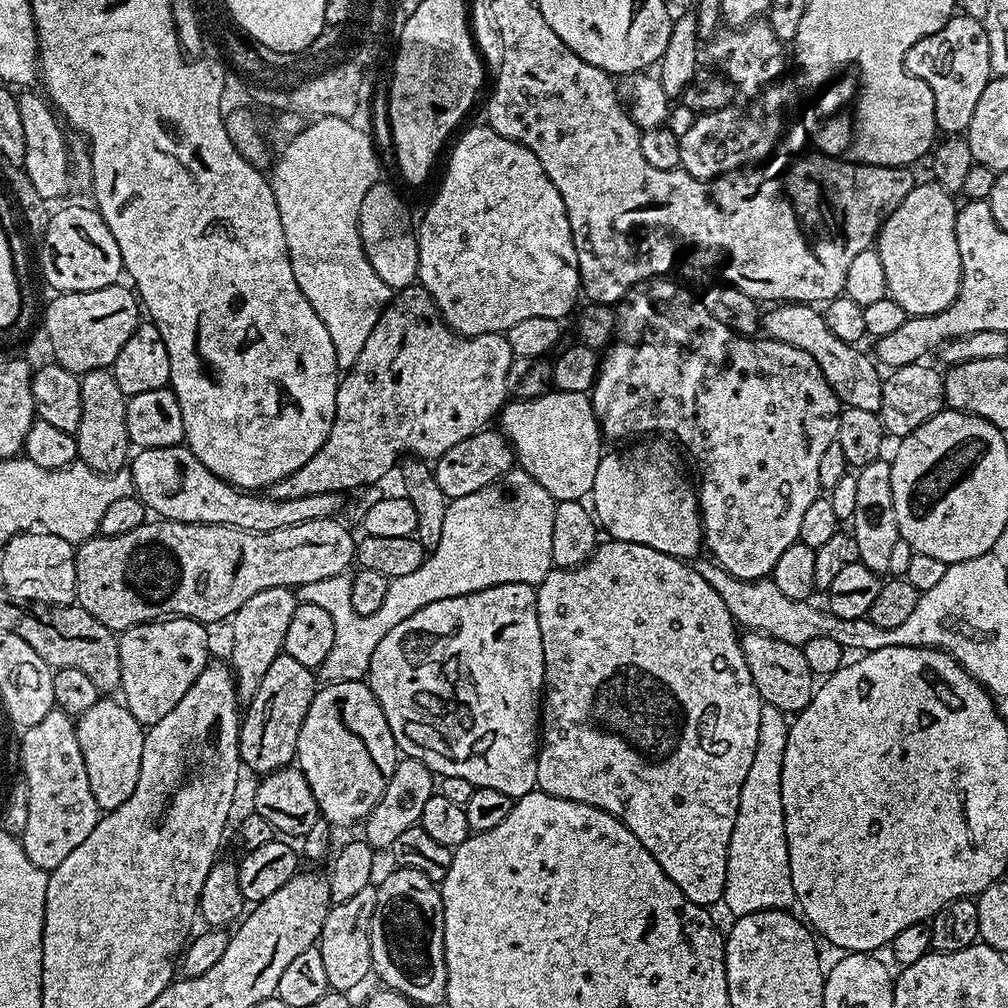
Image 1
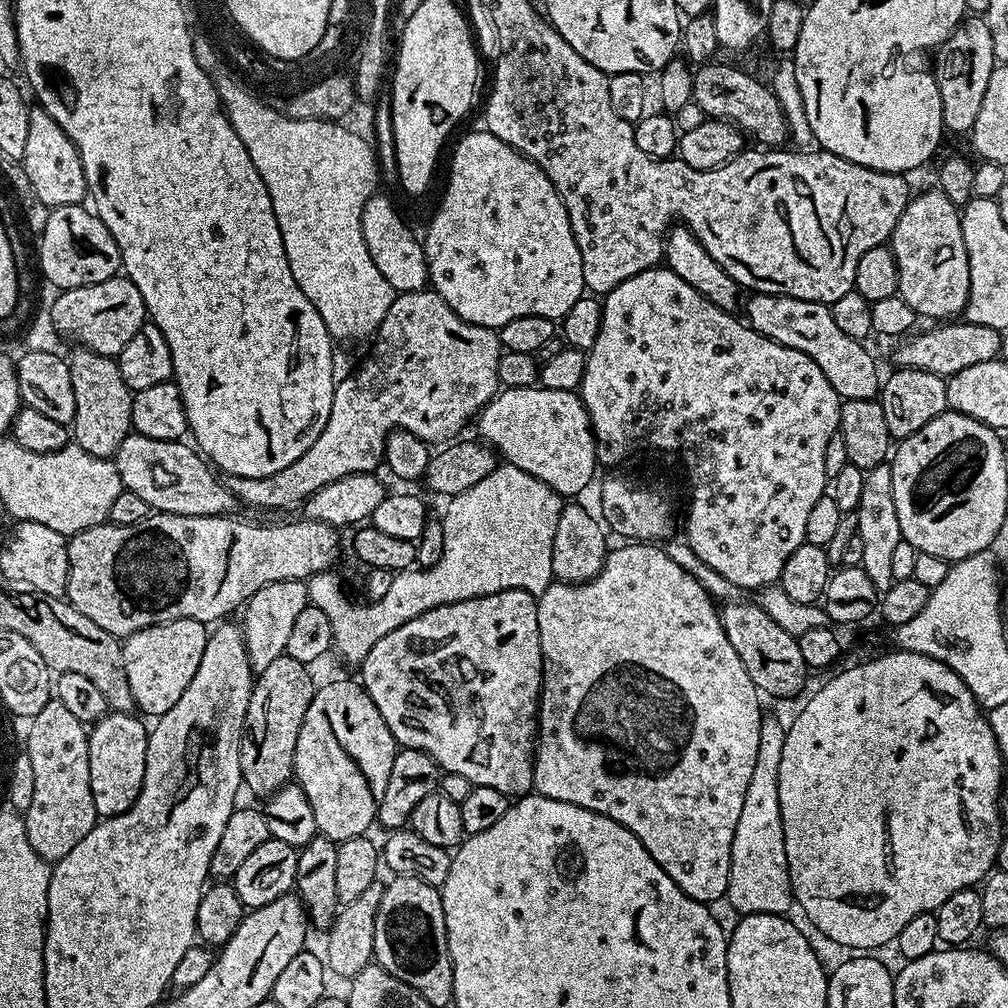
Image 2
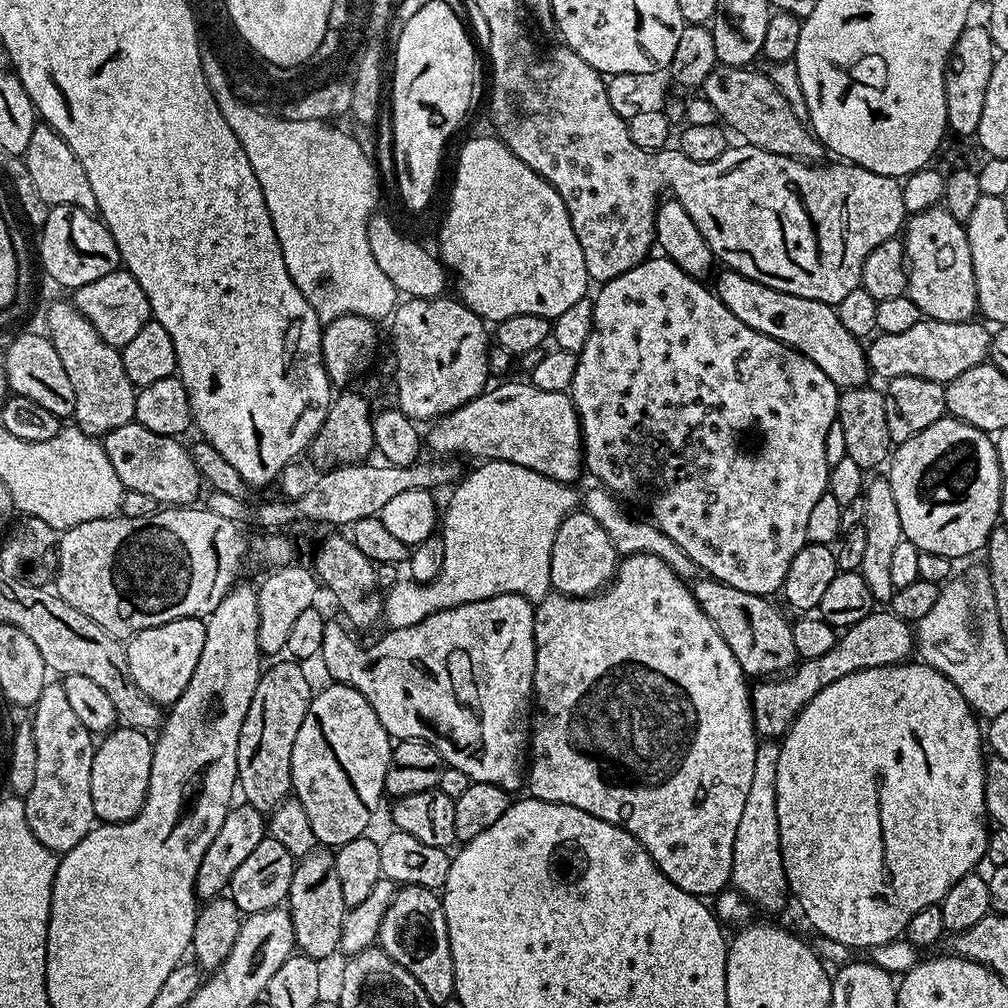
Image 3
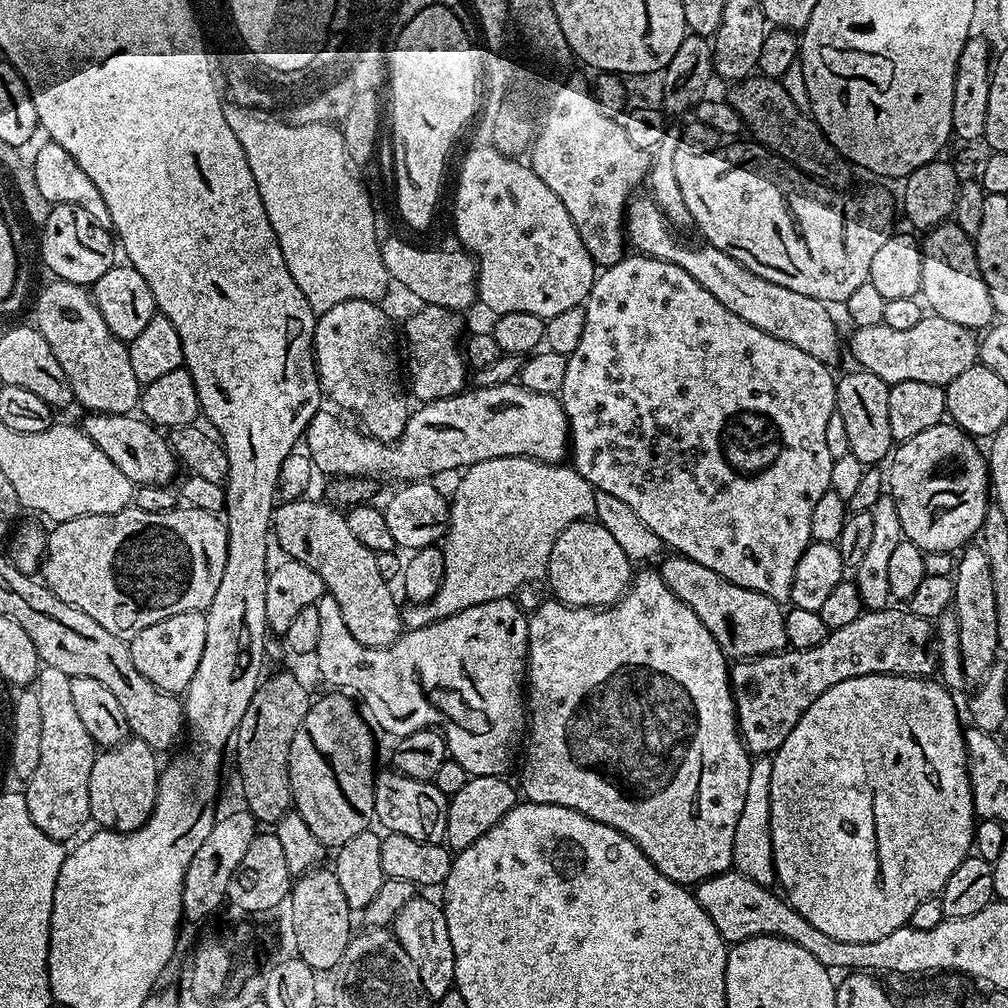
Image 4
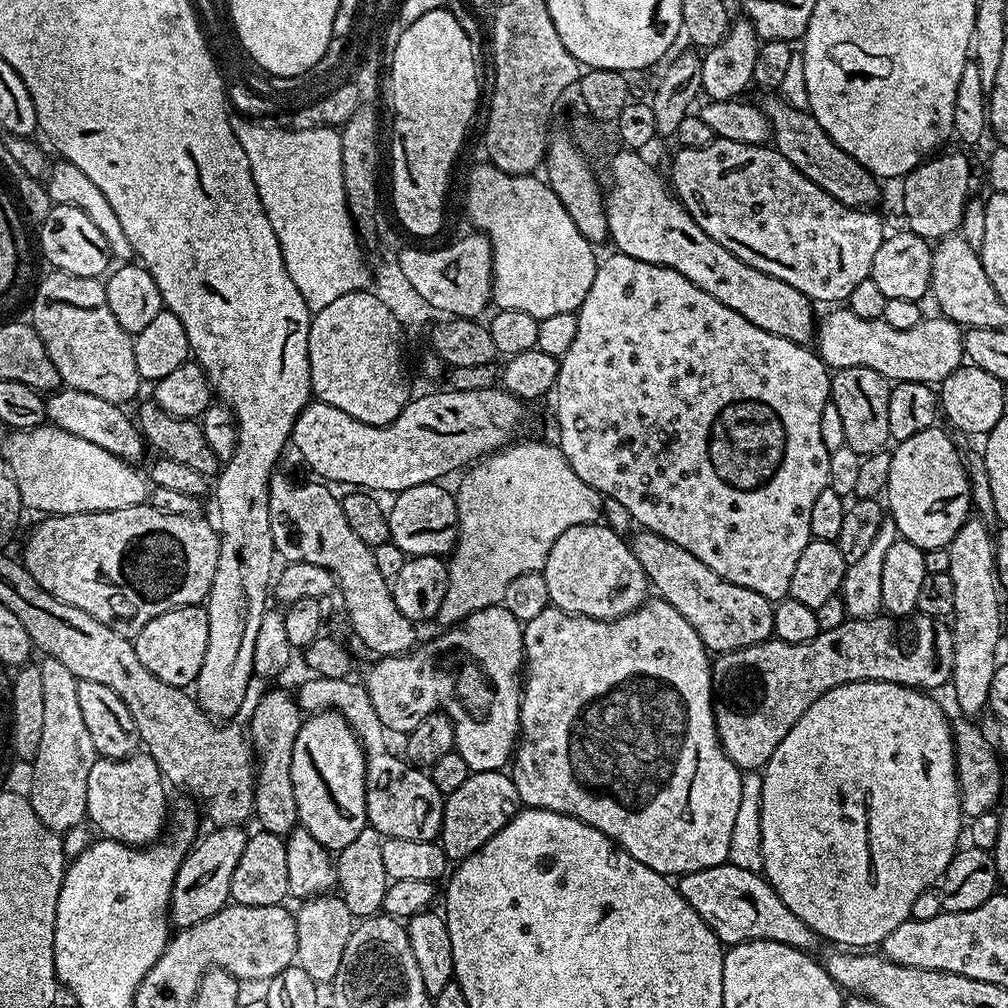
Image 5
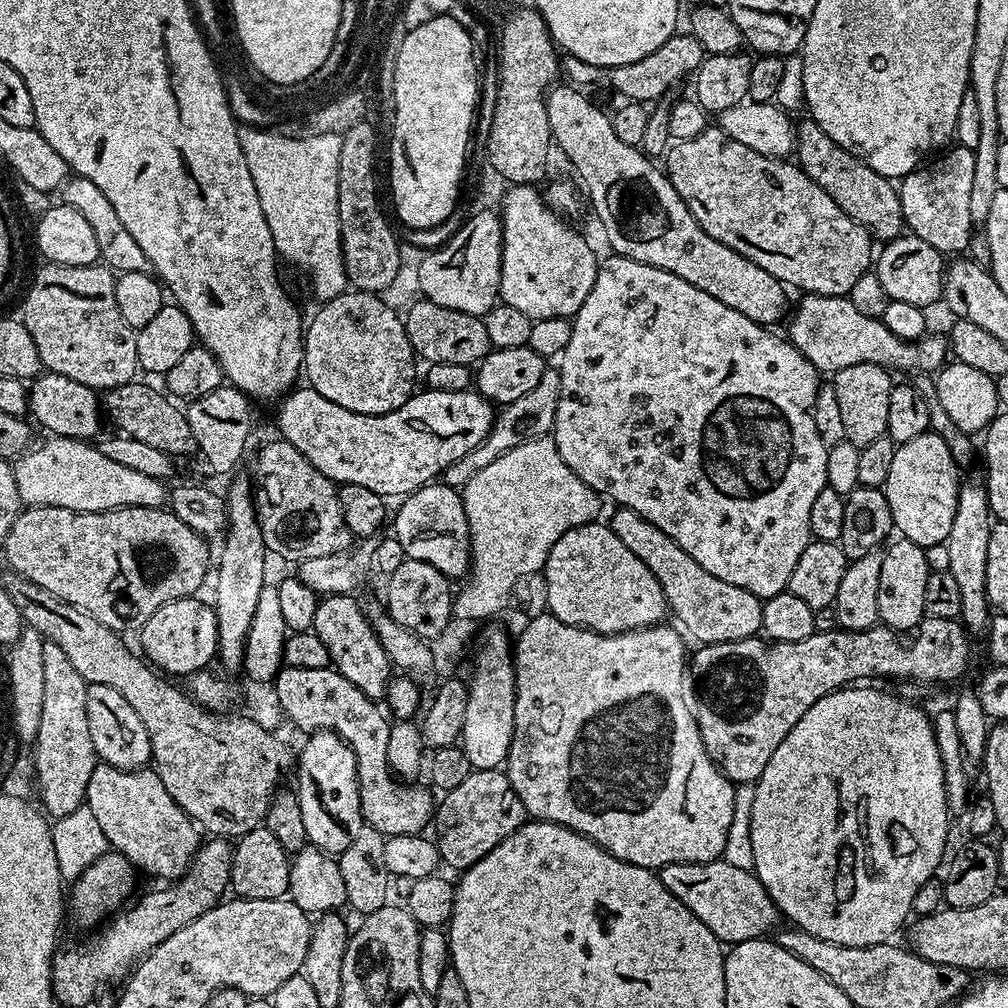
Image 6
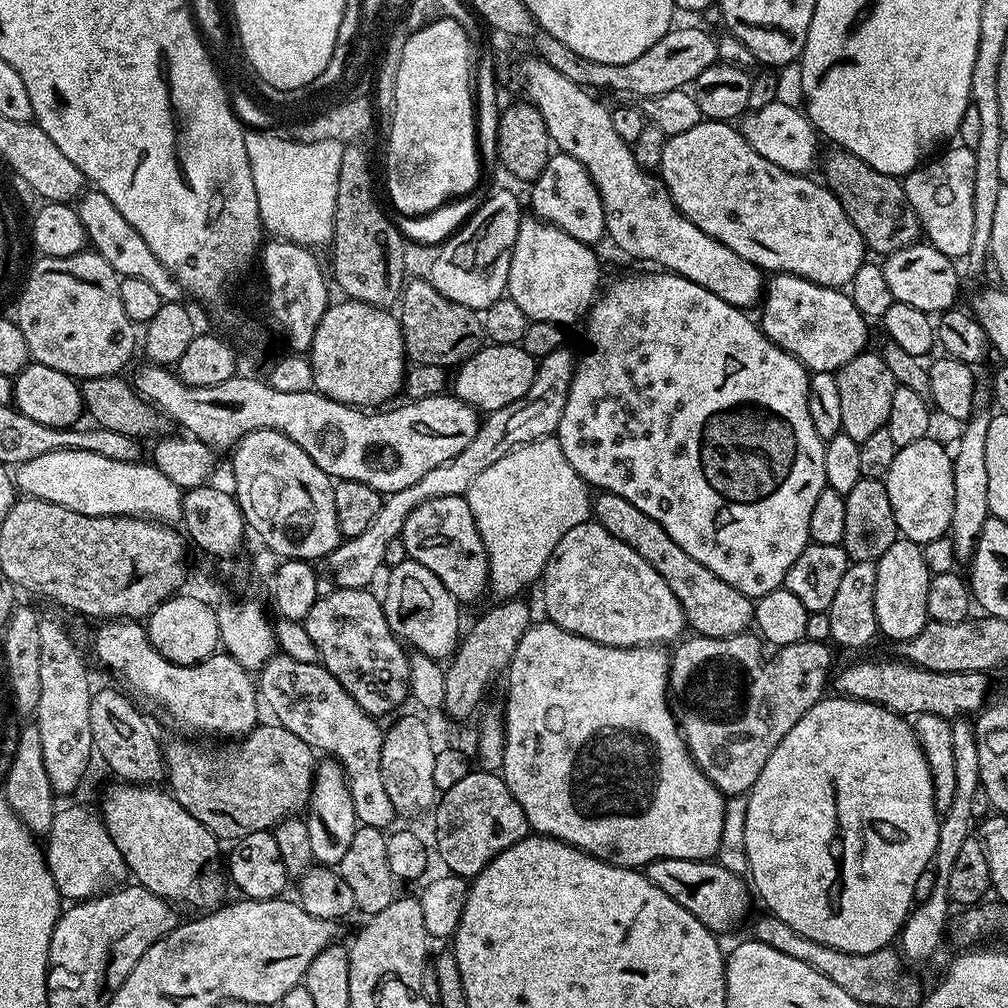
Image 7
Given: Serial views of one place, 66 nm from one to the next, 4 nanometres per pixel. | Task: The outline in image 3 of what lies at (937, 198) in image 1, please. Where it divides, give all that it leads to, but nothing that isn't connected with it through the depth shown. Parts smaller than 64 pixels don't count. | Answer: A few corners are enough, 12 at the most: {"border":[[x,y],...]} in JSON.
{"border":[[943,206],[902,232],[907,295],[929,320],[977,315],[970,242]]}

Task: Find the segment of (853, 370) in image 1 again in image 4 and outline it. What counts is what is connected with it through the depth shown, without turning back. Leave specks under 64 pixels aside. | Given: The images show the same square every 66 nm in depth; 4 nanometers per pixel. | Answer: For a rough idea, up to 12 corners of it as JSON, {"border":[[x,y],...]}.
{"border":[[651,198],[626,208],[637,253],[678,265],[730,314],[836,366],[825,301],[683,244]]}

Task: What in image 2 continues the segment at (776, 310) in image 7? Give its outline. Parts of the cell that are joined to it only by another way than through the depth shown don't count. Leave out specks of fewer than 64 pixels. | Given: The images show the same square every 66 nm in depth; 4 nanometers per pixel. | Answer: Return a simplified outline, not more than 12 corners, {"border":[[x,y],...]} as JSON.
{"border":[[1001,329],[917,331],[895,363],[947,378],[1000,356]]}

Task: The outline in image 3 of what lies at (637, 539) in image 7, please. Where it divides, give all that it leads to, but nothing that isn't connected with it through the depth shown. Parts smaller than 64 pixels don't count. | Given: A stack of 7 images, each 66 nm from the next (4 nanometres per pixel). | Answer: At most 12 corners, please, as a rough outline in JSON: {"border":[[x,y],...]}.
{"border":[[697,579],[691,589],[745,677],[797,663],[771,599]]}

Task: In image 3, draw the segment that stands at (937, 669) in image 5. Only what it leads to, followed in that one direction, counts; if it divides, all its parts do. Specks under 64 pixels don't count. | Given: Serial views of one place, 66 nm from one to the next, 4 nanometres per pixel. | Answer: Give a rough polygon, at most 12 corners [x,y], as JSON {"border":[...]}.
{"border":[[873,610],[822,658],[750,688],[760,738],[780,738],[826,686],[903,664],[914,628]]}

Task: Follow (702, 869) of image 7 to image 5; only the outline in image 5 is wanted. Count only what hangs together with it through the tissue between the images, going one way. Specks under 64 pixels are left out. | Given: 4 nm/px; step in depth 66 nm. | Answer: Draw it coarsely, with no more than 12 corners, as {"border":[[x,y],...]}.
{"border":[[733,864],[679,877],[721,945],[822,944],[759,872]]}

